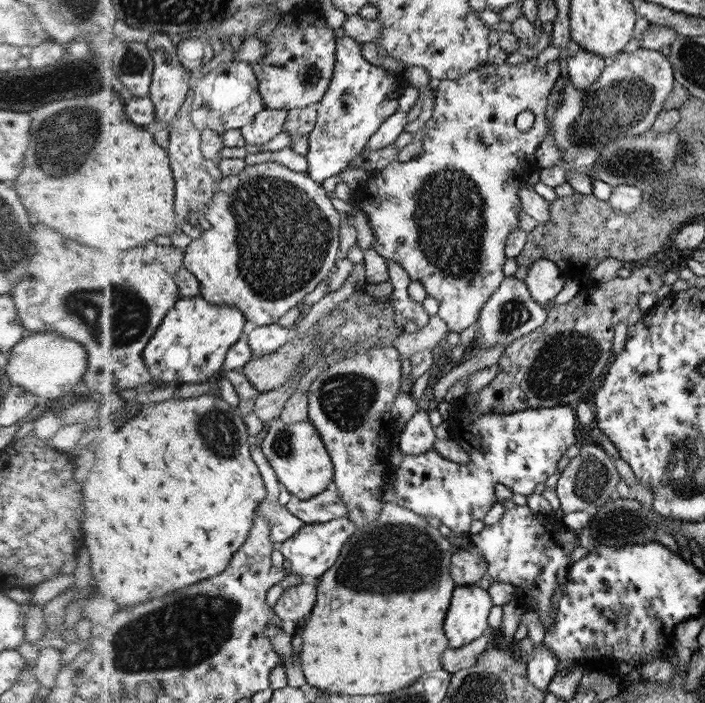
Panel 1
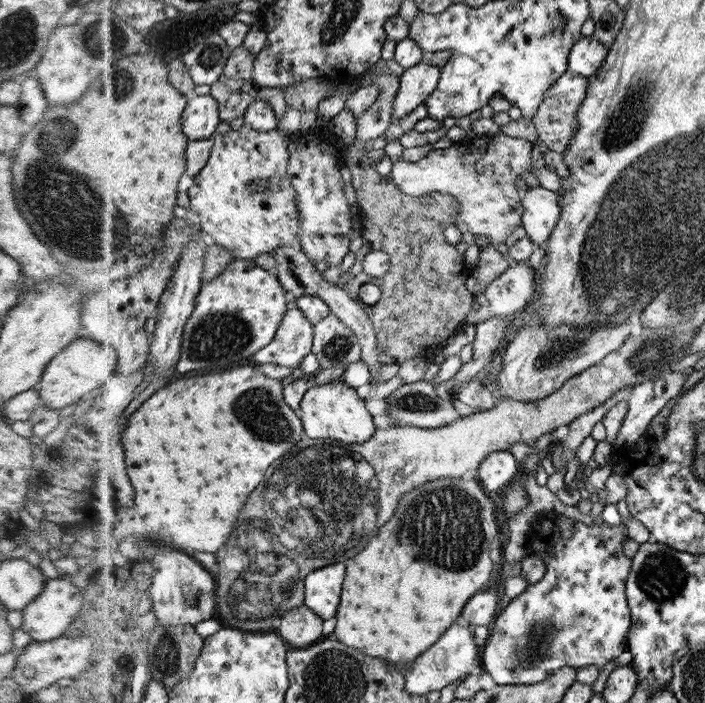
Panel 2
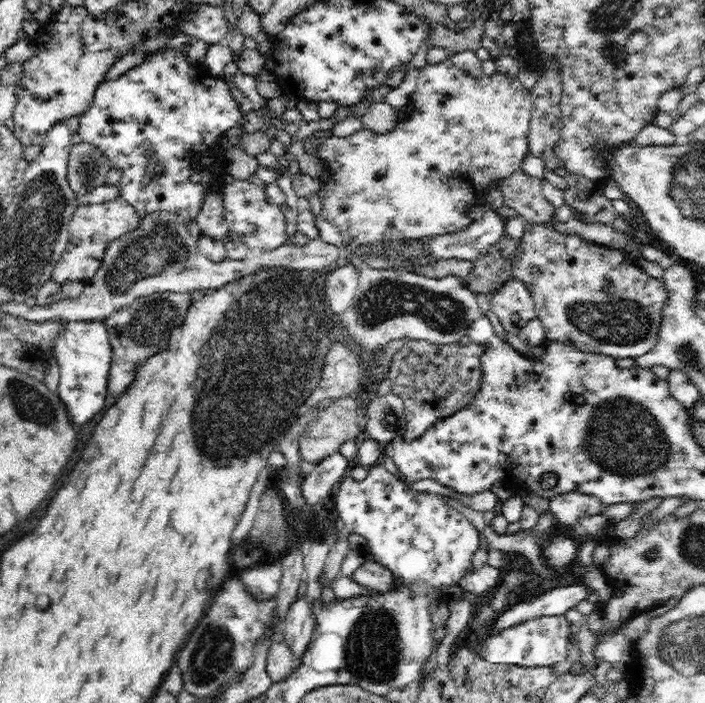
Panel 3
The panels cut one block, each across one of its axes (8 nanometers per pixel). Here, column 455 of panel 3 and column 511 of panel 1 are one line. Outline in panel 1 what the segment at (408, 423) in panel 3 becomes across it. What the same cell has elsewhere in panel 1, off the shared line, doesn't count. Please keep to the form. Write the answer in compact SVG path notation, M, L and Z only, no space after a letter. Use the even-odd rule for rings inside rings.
M656 261L651 266L636 267L627 278L616 277L602 284L598 284L591 273L581 275L578 294L567 304L550 303L547 306L546 322L506 346L497 362L499 370L495 379L478 391L477 398L470 406L462 407L469 407L472 418L476 418L488 412L510 414L528 409L553 409L563 404L578 404L582 396L590 396L590 392L602 384L606 372L618 358L618 352L614 352L614 340L618 340L618 324L622 324L622 320L630 320L630 312L638 310L638 300L642 300L642 296L657 294L664 286L664 274L667 273L668 268Z

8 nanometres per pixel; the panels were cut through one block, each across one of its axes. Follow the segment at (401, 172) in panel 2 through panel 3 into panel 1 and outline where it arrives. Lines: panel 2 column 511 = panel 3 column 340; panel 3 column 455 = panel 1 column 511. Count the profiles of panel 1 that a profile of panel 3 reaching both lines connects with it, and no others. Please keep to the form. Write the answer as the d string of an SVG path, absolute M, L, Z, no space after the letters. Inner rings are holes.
M528 59L523 64L511 66L508 63L484 65L479 71L471 71L468 75L461 76L457 80L442 80L435 83L436 90L435 103L433 106L433 115L431 117L436 125L432 129L428 129L423 138L423 152L414 157L409 162L398 162L394 160L388 164L383 170L373 172L366 180L364 185L360 187L356 196L357 206L366 213L368 223L372 227L374 233L374 243L372 247L384 258L387 263L396 261L400 263L400 267L406 270L410 279L414 279L422 286L428 295L436 298L439 302L437 315L446 322L449 332L462 332L464 328L472 326L480 318L480 312L485 307L486 302L493 296L494 291L501 286L504 280L504 270L502 264L506 262L504 256L504 242L508 242L509 235L512 230L516 231L520 226L520 211L523 210L521 200L518 198L518 183L526 182L531 168L536 166L536 158L534 152L541 146L542 140L545 140L549 134L549 120L546 117L546 110L549 105L549 97L551 91L555 87L555 83L560 78L560 64L557 61L551 61L546 66L538 66L537 60ZM524 110L530 110L535 115L533 126L523 132L515 127L516 116Z

